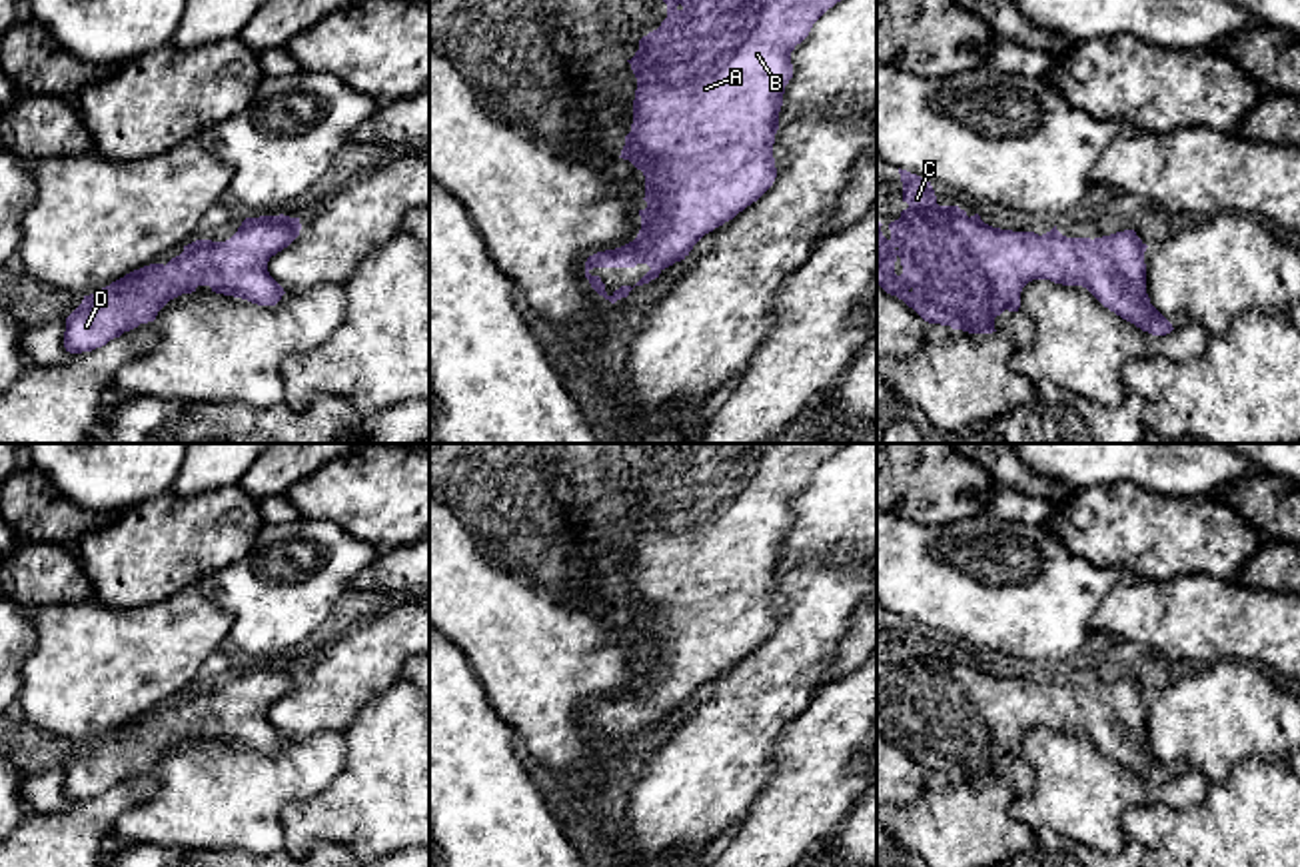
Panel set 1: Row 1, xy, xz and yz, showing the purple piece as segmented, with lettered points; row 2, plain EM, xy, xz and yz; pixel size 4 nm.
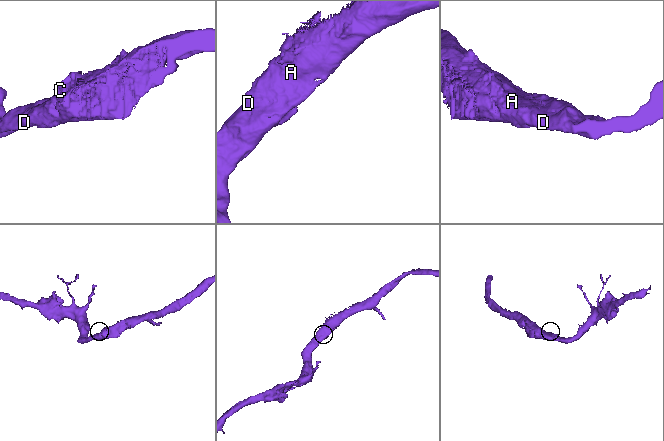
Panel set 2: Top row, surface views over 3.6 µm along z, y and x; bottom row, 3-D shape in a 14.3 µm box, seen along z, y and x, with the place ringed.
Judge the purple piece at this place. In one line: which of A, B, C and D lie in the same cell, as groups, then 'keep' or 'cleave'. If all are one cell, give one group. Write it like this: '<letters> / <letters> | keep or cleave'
A B C D | keep

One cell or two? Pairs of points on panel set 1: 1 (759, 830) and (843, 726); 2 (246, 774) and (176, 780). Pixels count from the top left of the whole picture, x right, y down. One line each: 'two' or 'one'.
1: one
2: one

